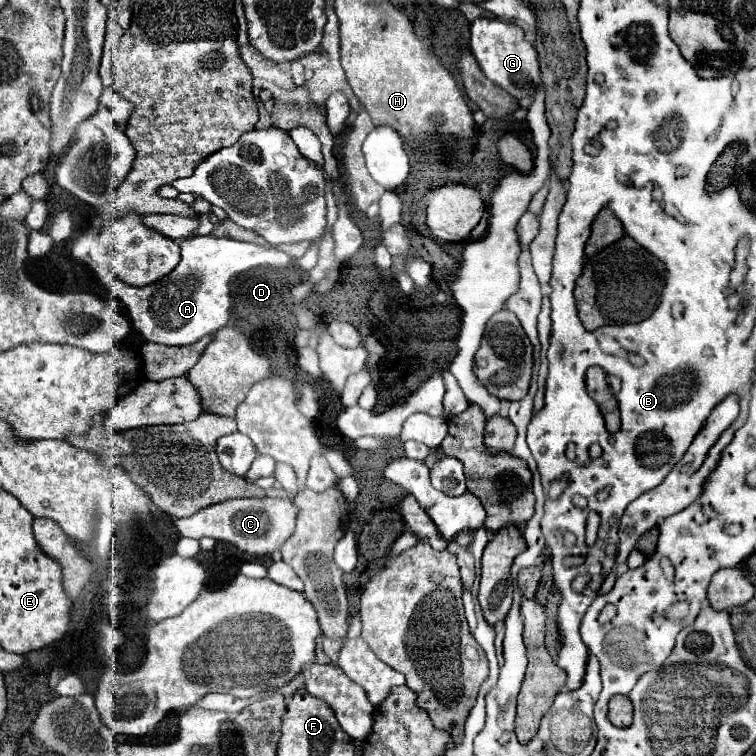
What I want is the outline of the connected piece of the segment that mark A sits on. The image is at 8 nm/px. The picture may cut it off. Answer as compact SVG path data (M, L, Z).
M209 234L191 236L183 240L181 262L175 266L171 274L153 282L151 286L133 288L101 268L95 268L95 274L109 295L127 308L133 326L145 336L145 340L167 346L185 346L197 342L207 334L213 334L215 330L227 324L231 308L229 282L237 274L259 266L283 268L287 264L297 264L297 260L289 258L285 252L279 252L275 248L263 248L257 244L237 242L231 238L215 238Z

